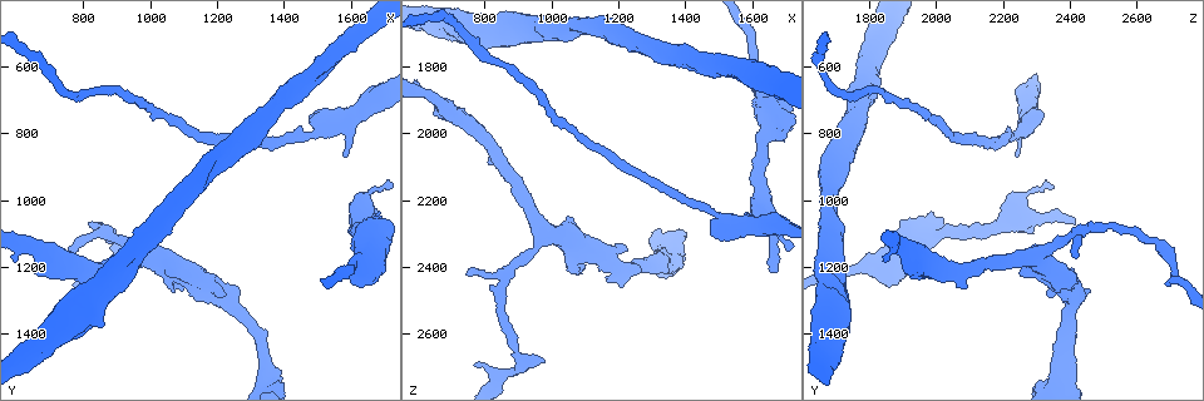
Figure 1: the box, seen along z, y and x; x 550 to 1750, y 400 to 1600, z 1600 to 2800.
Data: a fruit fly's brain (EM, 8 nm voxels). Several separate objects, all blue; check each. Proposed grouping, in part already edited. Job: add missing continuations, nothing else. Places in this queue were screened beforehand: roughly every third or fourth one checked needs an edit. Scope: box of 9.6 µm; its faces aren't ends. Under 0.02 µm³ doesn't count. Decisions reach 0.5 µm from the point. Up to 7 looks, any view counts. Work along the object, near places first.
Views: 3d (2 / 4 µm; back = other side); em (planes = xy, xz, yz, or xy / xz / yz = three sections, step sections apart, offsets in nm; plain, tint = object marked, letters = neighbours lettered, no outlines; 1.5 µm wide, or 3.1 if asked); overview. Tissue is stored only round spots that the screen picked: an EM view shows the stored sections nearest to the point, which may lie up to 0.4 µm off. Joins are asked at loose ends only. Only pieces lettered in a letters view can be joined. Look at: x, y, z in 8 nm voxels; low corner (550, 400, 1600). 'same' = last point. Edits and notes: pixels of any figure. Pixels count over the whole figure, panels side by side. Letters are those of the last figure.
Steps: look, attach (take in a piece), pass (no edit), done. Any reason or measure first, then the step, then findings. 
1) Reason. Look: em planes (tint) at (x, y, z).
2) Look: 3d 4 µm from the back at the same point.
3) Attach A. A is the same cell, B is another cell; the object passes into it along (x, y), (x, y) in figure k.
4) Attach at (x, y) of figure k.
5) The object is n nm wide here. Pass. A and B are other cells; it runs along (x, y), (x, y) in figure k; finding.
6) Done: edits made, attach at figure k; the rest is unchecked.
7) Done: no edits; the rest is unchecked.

Branch stops here. Look: 3d 2 µm at (1670, 1070, 2420).

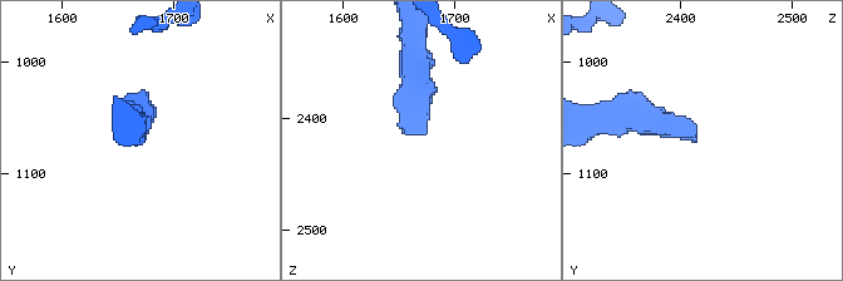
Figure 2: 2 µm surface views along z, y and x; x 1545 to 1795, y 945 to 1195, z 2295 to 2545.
Look: em planes (letters) at (1674, 1068, 2412).

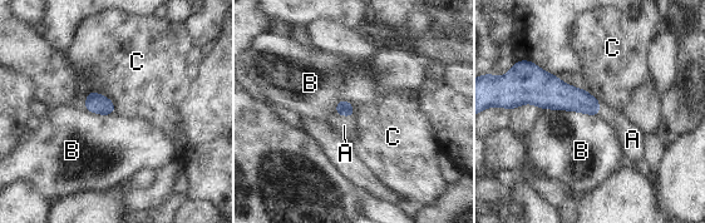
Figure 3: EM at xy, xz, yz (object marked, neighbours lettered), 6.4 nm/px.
The longest contact is with B, 380 nm. Attach A. A is the same cell, B and C are other cells; the object passes into it along (343, 108), (344, 114), (344, 125) in figure 3; the cell continues.

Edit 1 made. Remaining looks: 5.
Thin end. Look: 3d 2 µm at (770, 1250, 2700).

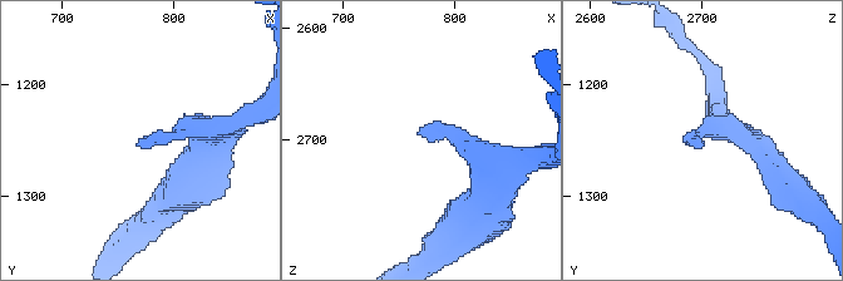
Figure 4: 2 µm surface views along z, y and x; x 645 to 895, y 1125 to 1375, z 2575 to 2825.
Need the tissue. Look: em xz step 4 (tint) at (768, 1254, 2696).

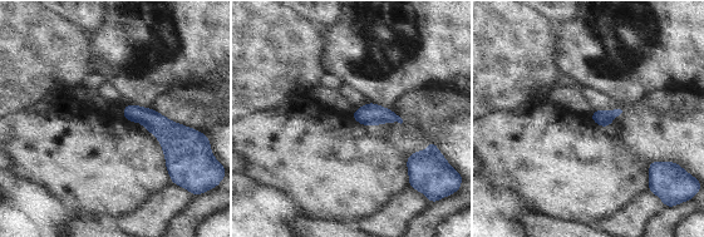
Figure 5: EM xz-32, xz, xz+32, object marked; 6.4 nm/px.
Cut it another way. Look: em planes (letters) at the same point.

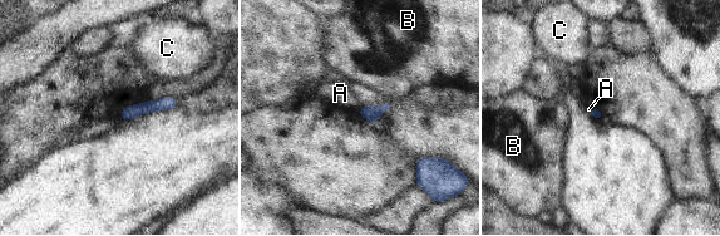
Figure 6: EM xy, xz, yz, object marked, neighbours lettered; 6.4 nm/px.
Pass. A, B and C are other cells; none of them fits.

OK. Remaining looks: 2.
Branch stops here. Look: 3d 4 µm at (1590, 870, 2230).

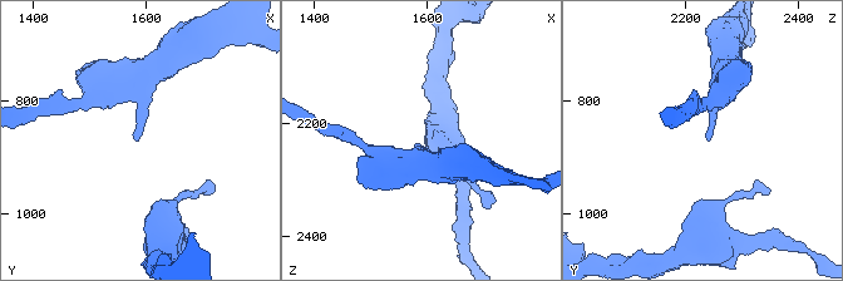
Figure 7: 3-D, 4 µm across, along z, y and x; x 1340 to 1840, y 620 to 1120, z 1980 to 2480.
Shape alone is not enough. Look: em planes (letters) at (1585, 870, 2240).

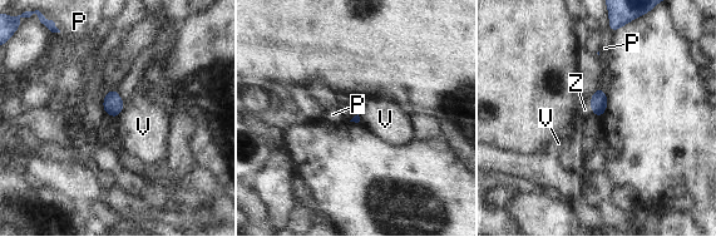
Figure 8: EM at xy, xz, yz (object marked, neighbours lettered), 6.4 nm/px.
The longest contact is with Z, 110 nm. Attach Z. Z is the same cell, P and V are other cells; the object passes into it along (598, 102), (591, 105), (584, 109) in figure 8; the cell continues.

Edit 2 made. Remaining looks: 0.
Done: edits made, attach at figure 3, attach at figure 8; the rest is unchecked.

